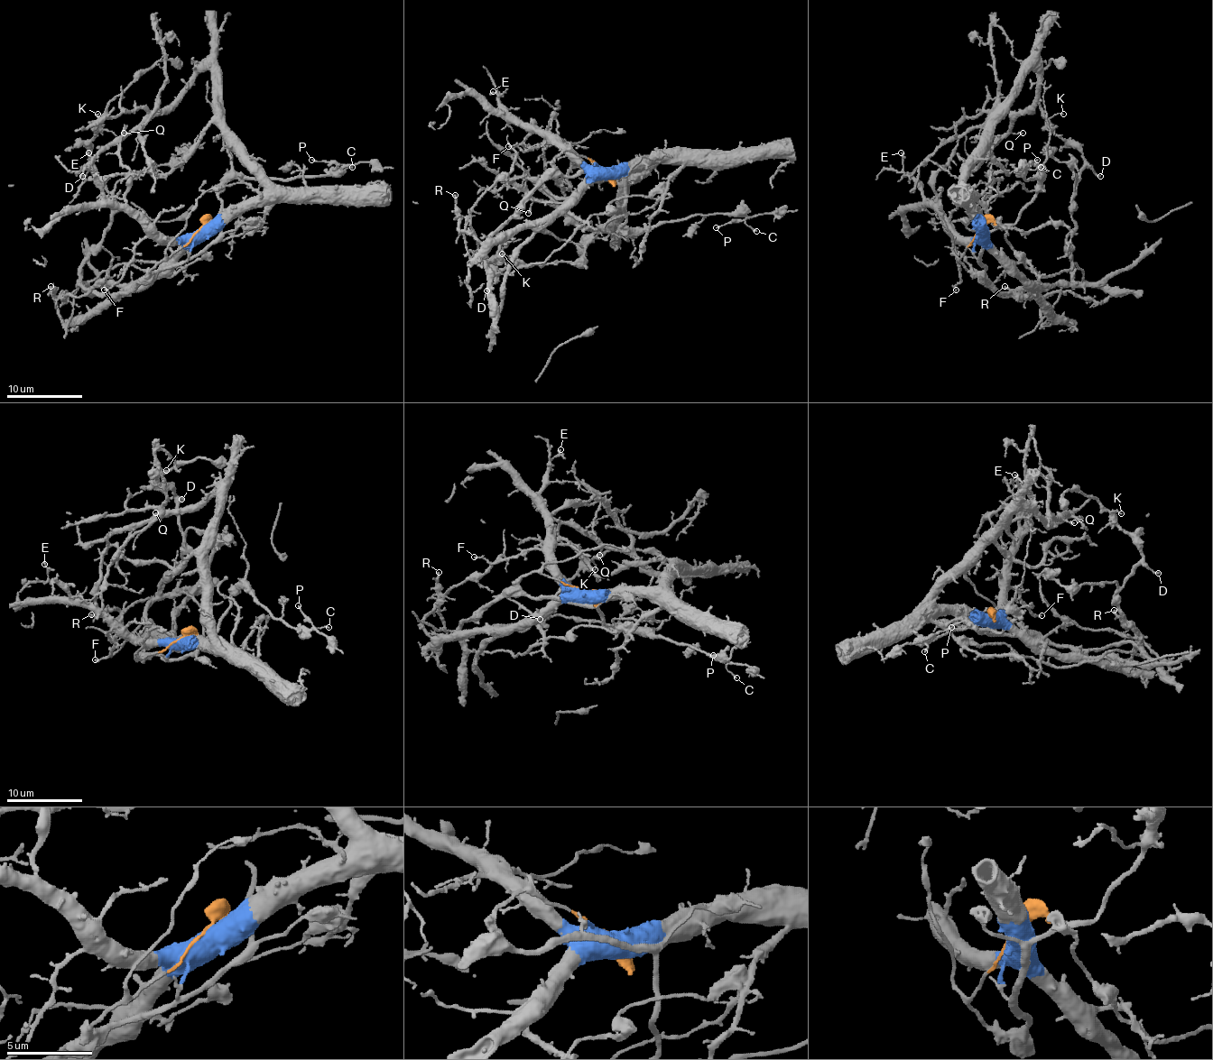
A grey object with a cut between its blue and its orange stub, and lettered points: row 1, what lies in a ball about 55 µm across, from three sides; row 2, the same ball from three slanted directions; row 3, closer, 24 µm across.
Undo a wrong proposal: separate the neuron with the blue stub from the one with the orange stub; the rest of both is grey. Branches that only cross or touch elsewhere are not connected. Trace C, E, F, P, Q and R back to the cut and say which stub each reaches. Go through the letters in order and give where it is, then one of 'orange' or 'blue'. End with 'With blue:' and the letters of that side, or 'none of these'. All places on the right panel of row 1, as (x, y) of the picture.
C: place (1041, 167); orange
E: place (901, 152); blue
F: place (956, 290); blue
P: place (1037, 160); orange
Q: place (1023, 133); blue
R: place (1004, 286); blue
With blue: E, F, Q, R

